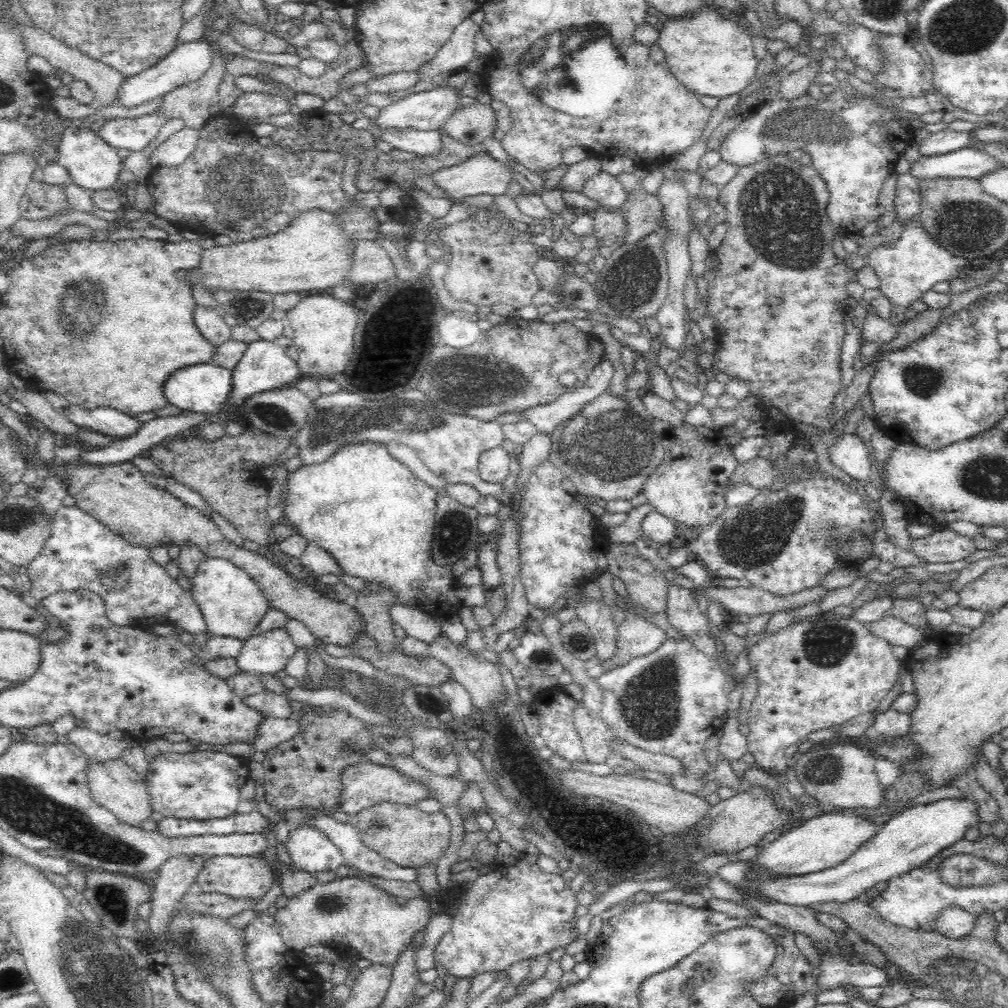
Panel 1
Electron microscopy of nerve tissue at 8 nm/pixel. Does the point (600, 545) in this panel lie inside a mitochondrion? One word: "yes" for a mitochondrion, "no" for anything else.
no

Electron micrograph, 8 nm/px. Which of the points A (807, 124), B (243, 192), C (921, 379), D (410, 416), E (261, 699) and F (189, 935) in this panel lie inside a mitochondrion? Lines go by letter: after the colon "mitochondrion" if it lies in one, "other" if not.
A: mitochondrion
B: mitochondrion
C: mitochondrion
D: mitochondrion
E: other
F: mitochondrion

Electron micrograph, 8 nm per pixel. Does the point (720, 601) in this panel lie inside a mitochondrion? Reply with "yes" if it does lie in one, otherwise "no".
no

